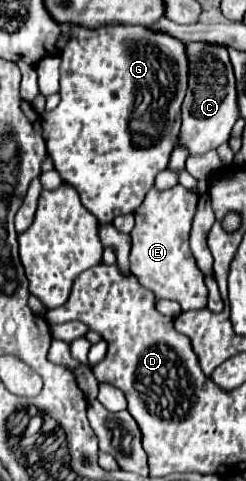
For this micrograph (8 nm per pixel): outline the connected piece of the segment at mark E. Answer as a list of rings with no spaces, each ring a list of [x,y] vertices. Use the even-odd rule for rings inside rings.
[[[181,185],[167,191],[151,189],[145,201],[135,209],[135,227],[131,231],[131,273],[139,283],[151,289],[159,299],[171,299],[181,305],[183,311],[207,307],[207,287],[203,273],[199,271],[195,257],[189,249],[189,231],[197,207],[197,195]]]

